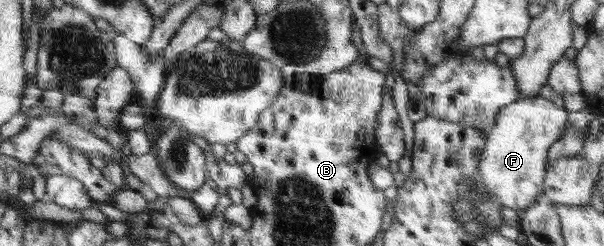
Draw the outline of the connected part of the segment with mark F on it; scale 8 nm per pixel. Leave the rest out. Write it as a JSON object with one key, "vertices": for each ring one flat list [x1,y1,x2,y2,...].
{"vertices":[[538,95,518,99,499,109,496,122,486,134,486,142,478,162,478,184,498,199,503,207,519,212,535,204,543,197,544,176,548,162,548,150,564,136,568,127,568,112,554,102]]}

